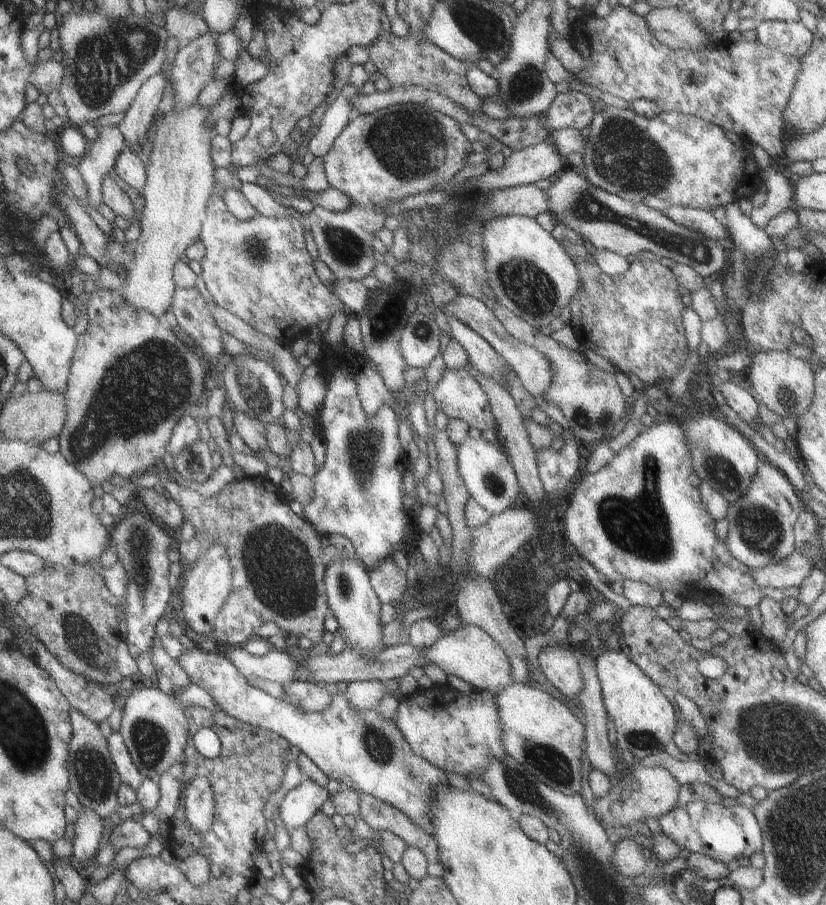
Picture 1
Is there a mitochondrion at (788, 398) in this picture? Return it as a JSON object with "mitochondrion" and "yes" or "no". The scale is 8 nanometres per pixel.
{"mitochondrion":"yes"}

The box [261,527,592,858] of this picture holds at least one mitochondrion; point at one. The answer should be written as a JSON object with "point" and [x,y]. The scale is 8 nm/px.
{"point":[547,763]}

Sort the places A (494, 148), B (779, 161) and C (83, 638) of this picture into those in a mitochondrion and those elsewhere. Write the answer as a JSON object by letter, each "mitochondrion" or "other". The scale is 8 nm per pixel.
{"A":"other","B":"other","C":"mitochondrion"}

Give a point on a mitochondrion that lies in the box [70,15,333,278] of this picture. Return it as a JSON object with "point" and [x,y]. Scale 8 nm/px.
{"point":[104,63]}

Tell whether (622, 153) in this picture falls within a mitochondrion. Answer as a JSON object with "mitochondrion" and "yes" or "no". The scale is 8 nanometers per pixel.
{"mitochondrion":"yes"}

